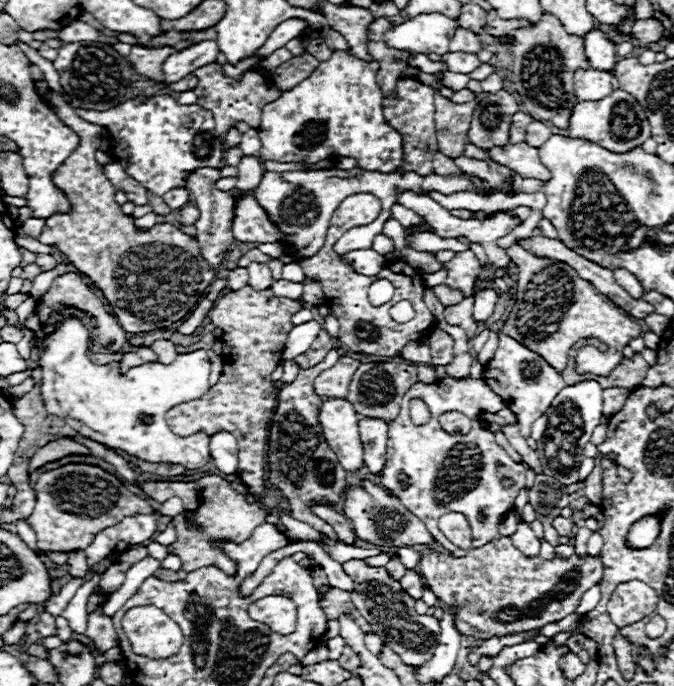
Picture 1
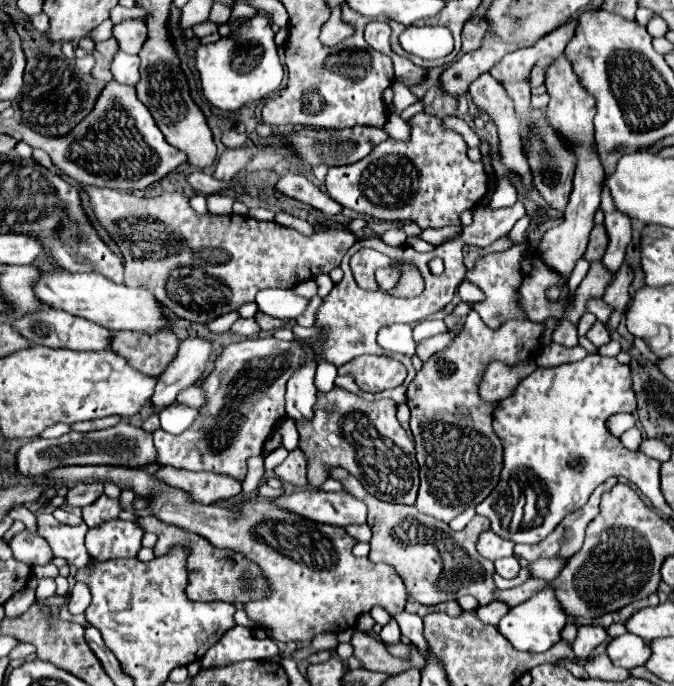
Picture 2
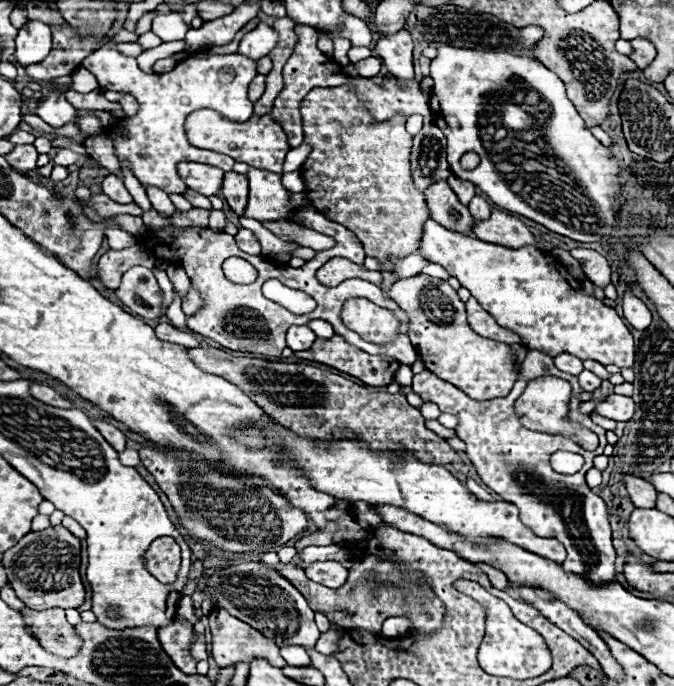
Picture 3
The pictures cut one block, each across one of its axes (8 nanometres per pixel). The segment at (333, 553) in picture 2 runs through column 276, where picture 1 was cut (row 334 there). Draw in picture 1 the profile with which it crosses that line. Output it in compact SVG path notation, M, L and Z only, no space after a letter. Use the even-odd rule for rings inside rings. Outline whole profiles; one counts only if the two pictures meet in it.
M518 244L510 246L506 252L518 266L518 284L514 306L500 332L544 356L544 360L548 360L556 372L562 372L568 366L568 352L582 338L598 338L600 342L606 342L608 349L605 352L622 352L632 338L640 336L640 324L628 312L600 294L590 282L582 280L568 264L538 258Z

